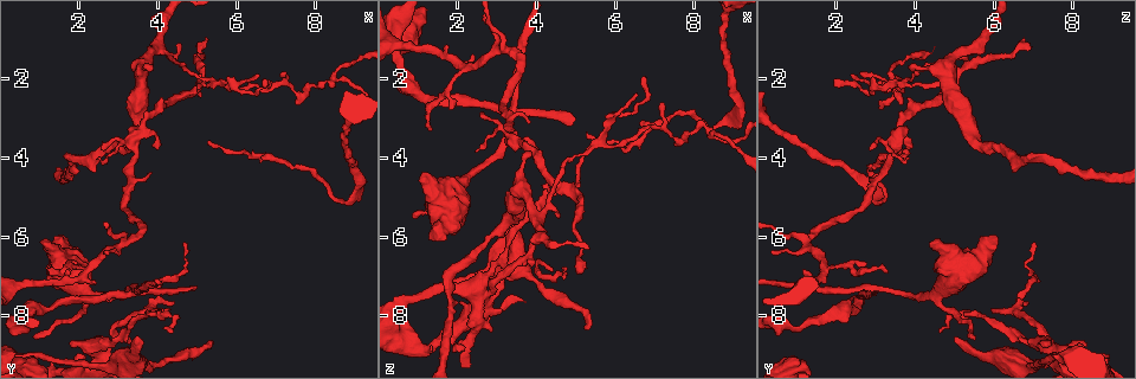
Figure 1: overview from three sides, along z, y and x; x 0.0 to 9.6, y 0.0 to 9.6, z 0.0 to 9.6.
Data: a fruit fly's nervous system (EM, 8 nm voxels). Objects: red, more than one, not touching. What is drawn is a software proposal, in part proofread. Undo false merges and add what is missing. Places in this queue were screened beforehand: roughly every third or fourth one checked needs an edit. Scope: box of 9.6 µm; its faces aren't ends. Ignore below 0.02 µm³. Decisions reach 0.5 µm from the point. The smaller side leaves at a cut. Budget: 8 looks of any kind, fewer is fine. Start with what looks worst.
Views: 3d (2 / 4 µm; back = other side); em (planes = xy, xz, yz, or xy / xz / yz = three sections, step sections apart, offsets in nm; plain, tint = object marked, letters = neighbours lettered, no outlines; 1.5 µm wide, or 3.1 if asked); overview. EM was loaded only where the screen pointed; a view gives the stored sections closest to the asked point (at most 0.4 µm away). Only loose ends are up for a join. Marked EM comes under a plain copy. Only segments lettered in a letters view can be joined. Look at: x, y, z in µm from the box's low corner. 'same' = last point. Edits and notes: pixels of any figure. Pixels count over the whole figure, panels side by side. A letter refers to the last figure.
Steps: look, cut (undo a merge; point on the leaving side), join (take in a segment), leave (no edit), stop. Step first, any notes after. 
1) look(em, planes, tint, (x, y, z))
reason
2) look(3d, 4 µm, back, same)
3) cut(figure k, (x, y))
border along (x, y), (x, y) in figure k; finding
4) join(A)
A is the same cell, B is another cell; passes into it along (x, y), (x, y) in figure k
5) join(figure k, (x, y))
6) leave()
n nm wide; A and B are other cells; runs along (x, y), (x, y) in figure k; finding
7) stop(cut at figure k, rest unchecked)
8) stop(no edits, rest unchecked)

look(3d, 2 µm, (3.35, 7.35, 2.85))

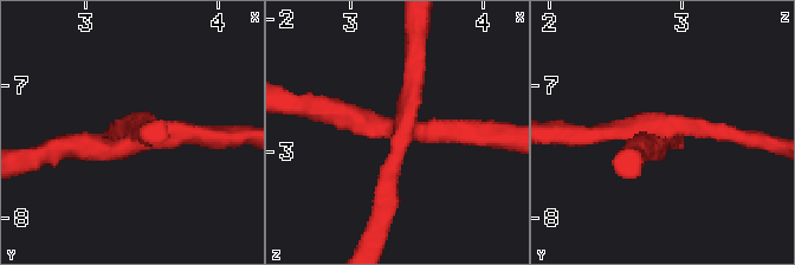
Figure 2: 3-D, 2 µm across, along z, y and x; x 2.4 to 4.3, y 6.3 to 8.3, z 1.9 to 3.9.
look(em, planes, letters, (3.40, 7.38, 2.84))
4 arms; shape alone is not enough

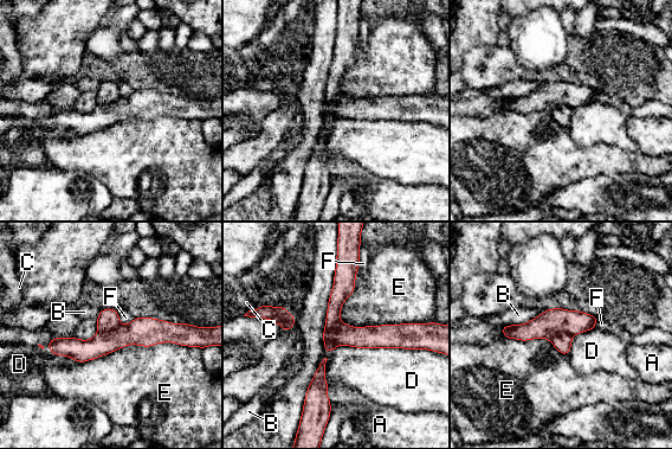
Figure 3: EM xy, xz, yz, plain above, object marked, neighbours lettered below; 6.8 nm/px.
cut(figure 3, (562, 342))
170 nm wide; A, B, C, D, E and F are other cells; border along (572, 335), (557, 333), (550, 340) in figure 3; a second neuron is stuck on

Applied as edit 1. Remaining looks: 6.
look(em, planes, letters, (5.30, 8.80, 8.30))
branch stops here

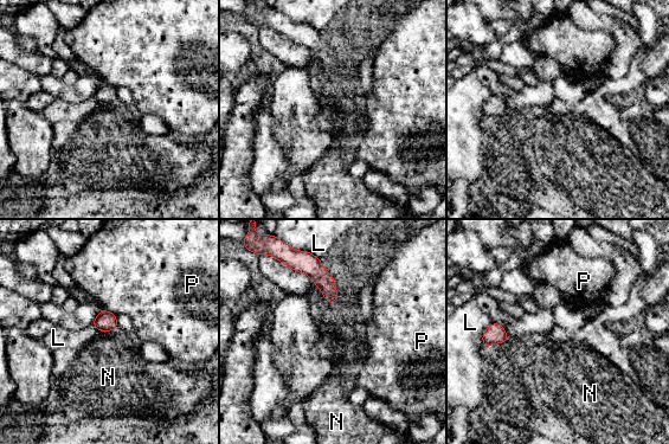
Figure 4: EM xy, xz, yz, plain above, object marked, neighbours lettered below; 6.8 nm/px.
leave()
140 nm wide; L, N and P are other cells; border along (314, 283), (329, 303), (335, 303) in figure 4; none of them fits

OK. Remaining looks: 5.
look(em, xz, step 4, letters, (3.50, 8.50, 5.05))
free end

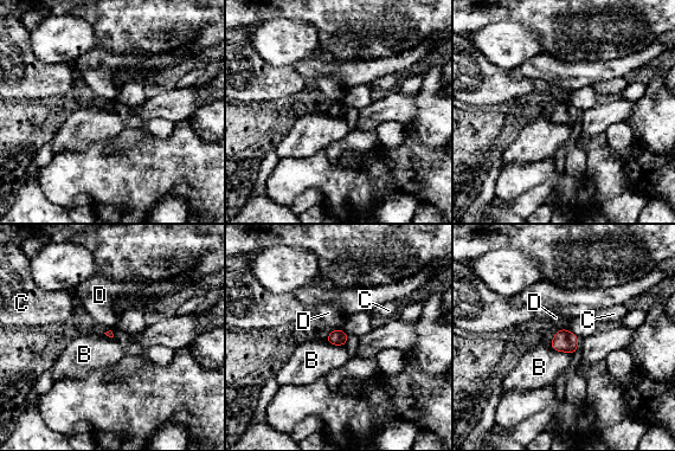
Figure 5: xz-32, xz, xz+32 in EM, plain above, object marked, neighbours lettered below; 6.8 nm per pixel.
look(em, planes, letters, same)

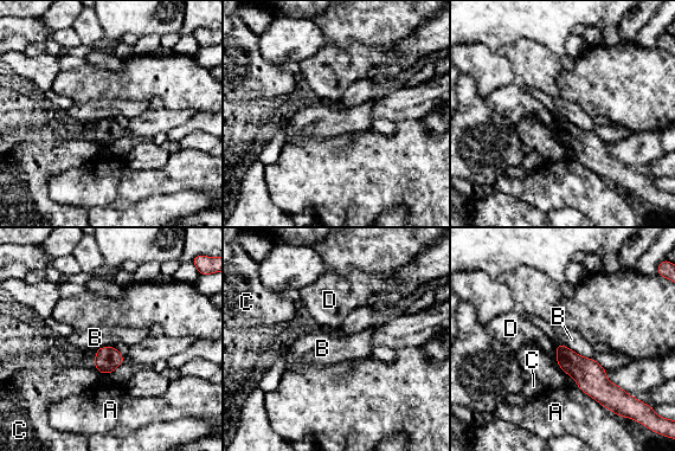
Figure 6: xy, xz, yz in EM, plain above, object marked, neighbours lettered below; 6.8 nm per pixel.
leave()
150 nm wide; A touches over 300 nm; A, B, C and D are other cells; no lettered segment goes on from it

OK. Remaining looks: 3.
stop(cut at figure 3, rest unchecked)

